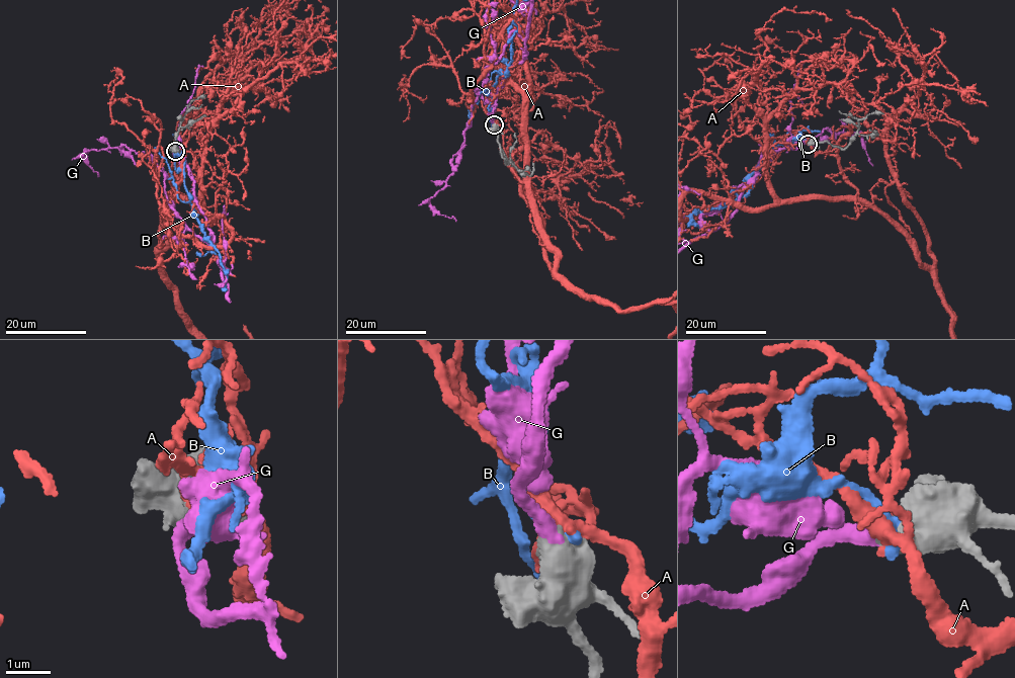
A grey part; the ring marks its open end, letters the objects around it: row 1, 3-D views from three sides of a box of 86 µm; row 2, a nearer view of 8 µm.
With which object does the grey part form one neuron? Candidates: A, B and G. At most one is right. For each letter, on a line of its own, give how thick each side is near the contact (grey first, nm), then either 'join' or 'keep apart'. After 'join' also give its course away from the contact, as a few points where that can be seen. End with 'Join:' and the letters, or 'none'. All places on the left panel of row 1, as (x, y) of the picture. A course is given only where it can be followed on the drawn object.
A: 850/180 nm | keep apart
B: 850/280 nm | keep apart
G: 750/320 nm | join
Join: G

